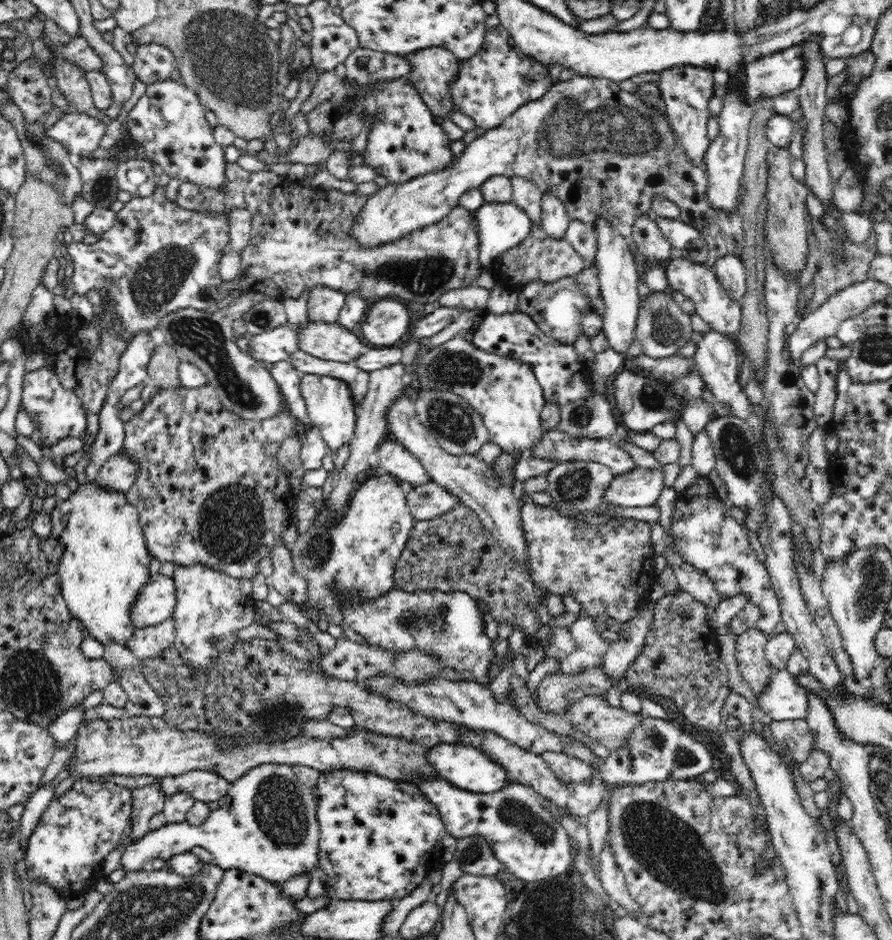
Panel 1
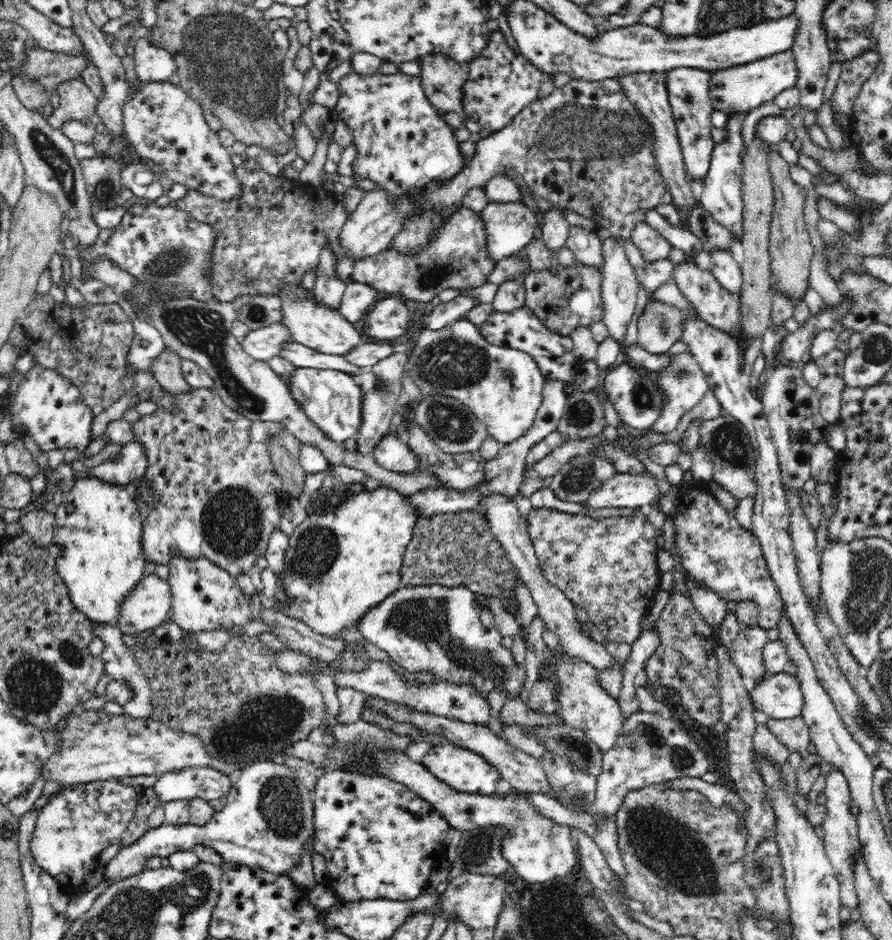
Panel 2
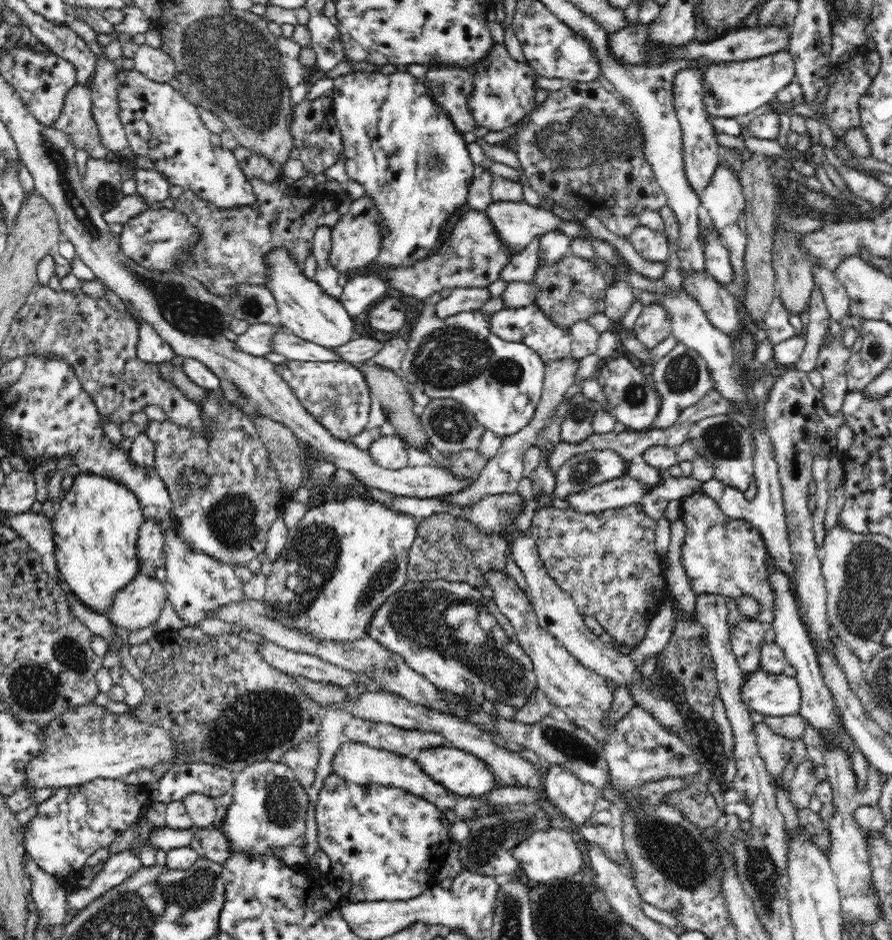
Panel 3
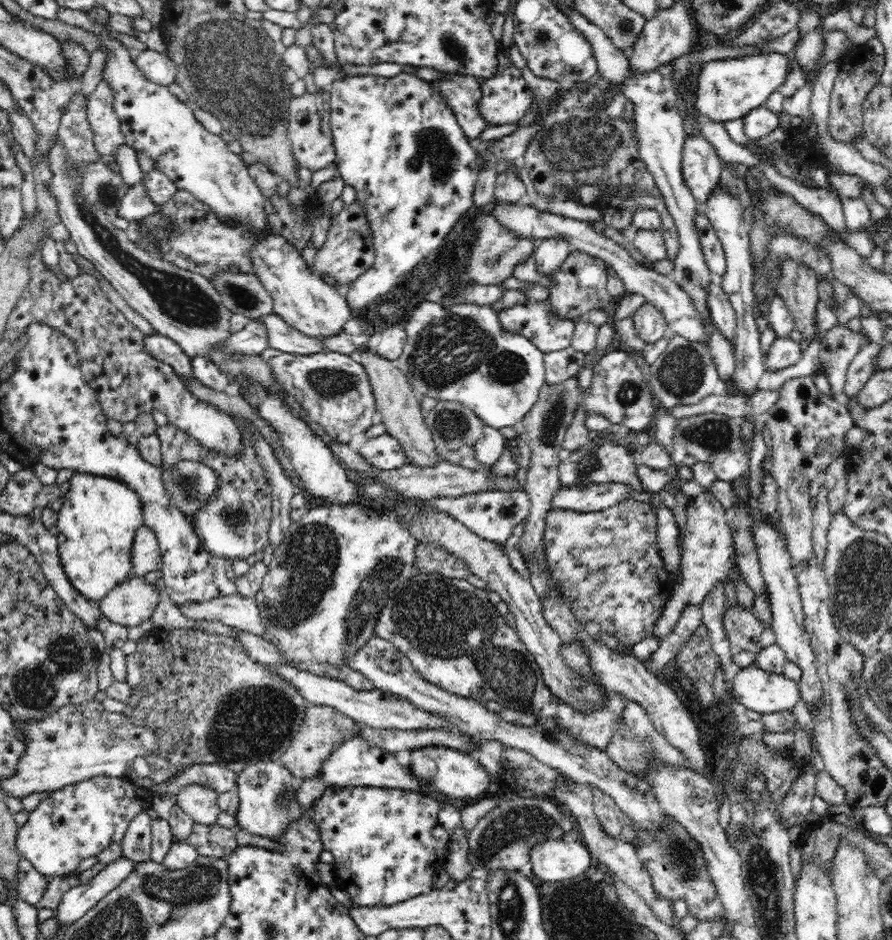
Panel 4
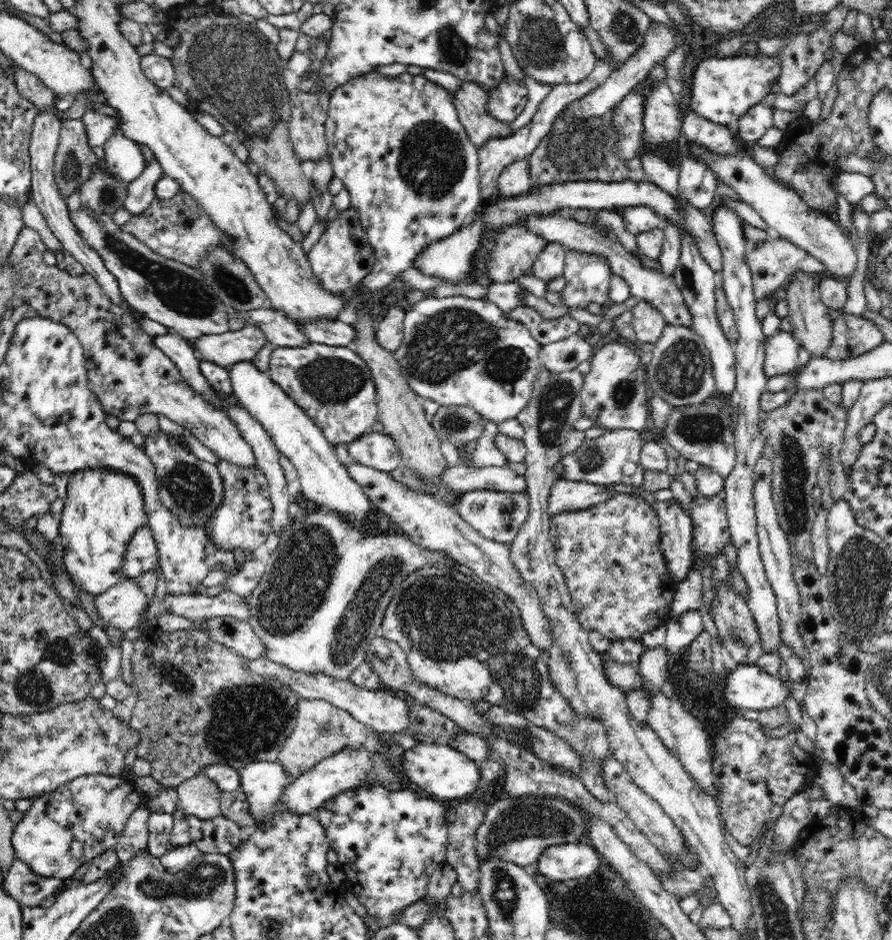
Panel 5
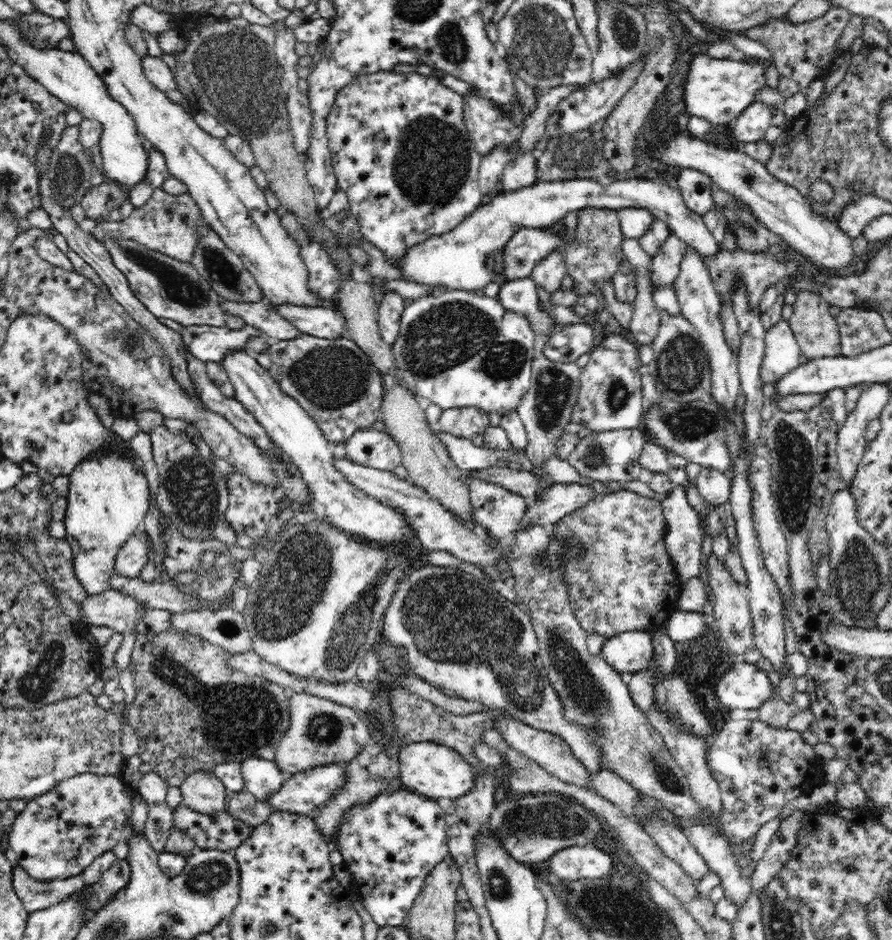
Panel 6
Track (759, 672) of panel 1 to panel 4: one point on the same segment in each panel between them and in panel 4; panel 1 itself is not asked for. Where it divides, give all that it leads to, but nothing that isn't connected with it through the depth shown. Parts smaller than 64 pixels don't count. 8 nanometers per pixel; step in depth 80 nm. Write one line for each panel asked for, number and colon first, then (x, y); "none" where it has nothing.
2: (747, 648)
3: (746, 639)
4: (743, 629)

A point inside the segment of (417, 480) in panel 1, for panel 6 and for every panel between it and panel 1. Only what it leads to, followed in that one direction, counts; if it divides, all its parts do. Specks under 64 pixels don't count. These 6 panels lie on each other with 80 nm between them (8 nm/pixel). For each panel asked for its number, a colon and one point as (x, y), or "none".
2: (391, 454)
3: (389, 452)
4: (385, 452)
5: (376, 450)
6: (369, 447)

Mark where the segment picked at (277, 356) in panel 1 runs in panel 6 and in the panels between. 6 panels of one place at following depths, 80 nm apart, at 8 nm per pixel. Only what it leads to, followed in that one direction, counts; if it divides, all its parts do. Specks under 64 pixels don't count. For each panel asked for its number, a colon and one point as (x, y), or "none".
2: (263, 344)
3: (258, 340)
4: (253, 339)
5: (231, 347)
6: (207, 343)

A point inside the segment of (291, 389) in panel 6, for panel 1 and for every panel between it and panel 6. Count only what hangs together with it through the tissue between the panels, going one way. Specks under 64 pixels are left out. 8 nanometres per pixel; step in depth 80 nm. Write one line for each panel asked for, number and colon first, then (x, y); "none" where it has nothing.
1: (329, 404)
2: (331, 399)
3: (336, 394)
4: (334, 389)
5: (332, 385)

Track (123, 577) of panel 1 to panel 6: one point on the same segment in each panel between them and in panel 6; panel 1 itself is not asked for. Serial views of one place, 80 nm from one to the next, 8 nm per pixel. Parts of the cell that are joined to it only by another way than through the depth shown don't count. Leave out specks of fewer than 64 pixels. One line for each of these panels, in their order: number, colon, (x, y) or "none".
2: (98, 527)
3: (96, 528)
4: (95, 529)
5: (102, 510)
6: (109, 496)

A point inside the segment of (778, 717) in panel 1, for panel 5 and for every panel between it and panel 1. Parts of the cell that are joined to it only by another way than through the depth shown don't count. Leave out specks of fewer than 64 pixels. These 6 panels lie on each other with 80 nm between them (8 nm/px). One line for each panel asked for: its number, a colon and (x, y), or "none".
2: (779, 695)
3: (777, 695)
4: (764, 692)
5: (748, 687)

